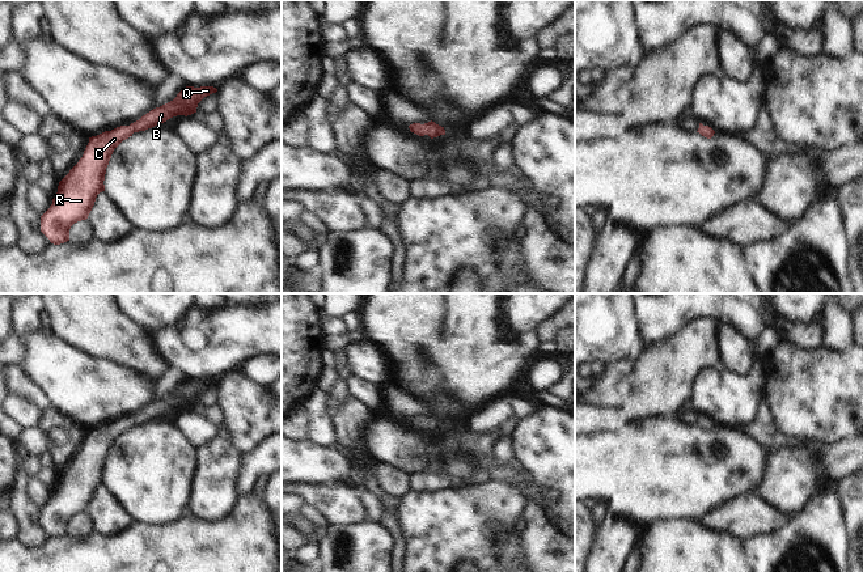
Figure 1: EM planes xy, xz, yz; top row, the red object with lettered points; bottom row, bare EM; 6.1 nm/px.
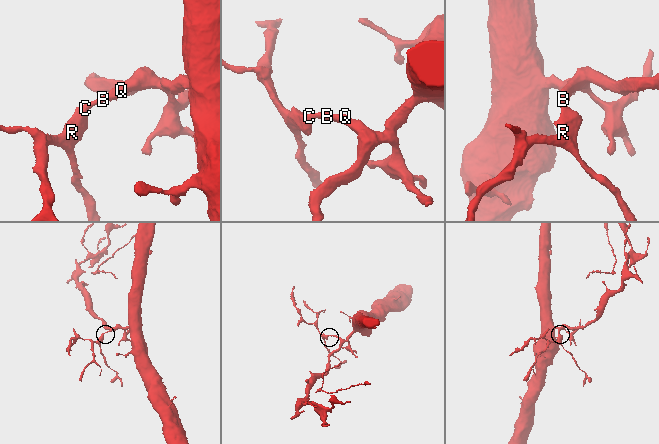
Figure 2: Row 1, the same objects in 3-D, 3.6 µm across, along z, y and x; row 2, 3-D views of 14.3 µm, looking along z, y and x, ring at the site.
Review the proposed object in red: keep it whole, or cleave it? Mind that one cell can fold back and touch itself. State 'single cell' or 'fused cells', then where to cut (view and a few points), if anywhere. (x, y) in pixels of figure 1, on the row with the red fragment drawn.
single cell; no cut

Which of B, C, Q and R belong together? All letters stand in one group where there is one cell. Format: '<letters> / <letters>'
B C Q R

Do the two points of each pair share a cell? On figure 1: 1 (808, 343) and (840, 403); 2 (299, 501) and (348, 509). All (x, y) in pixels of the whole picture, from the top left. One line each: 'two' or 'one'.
1: two
2: two

